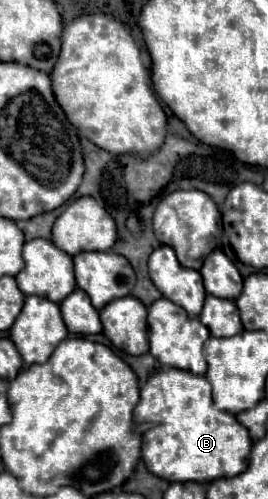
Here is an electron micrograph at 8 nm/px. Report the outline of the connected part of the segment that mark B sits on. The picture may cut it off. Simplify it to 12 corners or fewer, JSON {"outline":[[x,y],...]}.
{"outline":[[161,369],[133,421],[167,481],[245,471],[249,431],[203,375]]}

